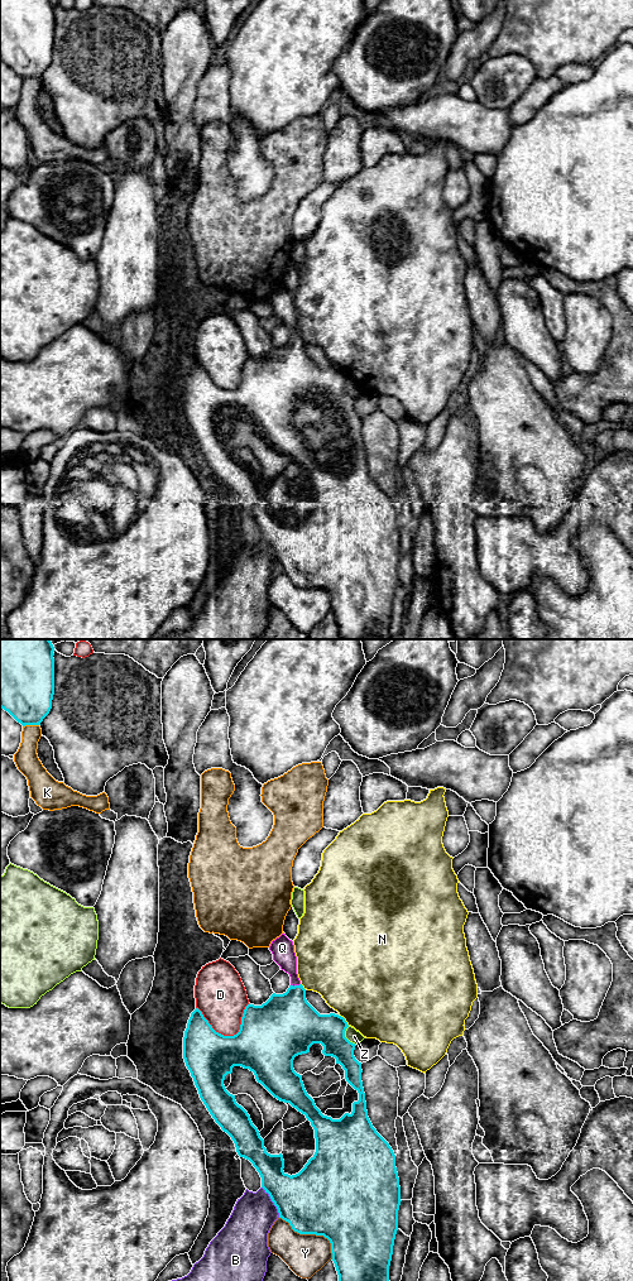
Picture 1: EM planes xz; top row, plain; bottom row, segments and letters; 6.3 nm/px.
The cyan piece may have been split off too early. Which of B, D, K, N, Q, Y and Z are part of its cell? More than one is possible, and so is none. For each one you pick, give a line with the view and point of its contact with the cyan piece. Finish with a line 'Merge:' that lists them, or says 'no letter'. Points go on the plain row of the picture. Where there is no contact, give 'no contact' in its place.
Q: xz (295, 339)
Merge: Q

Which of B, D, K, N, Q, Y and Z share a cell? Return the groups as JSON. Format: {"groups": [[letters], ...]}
{"groups": [["B"], ["D"], ["K"], ["N"], ["Q"], ["Y"], ["Z"]]}

